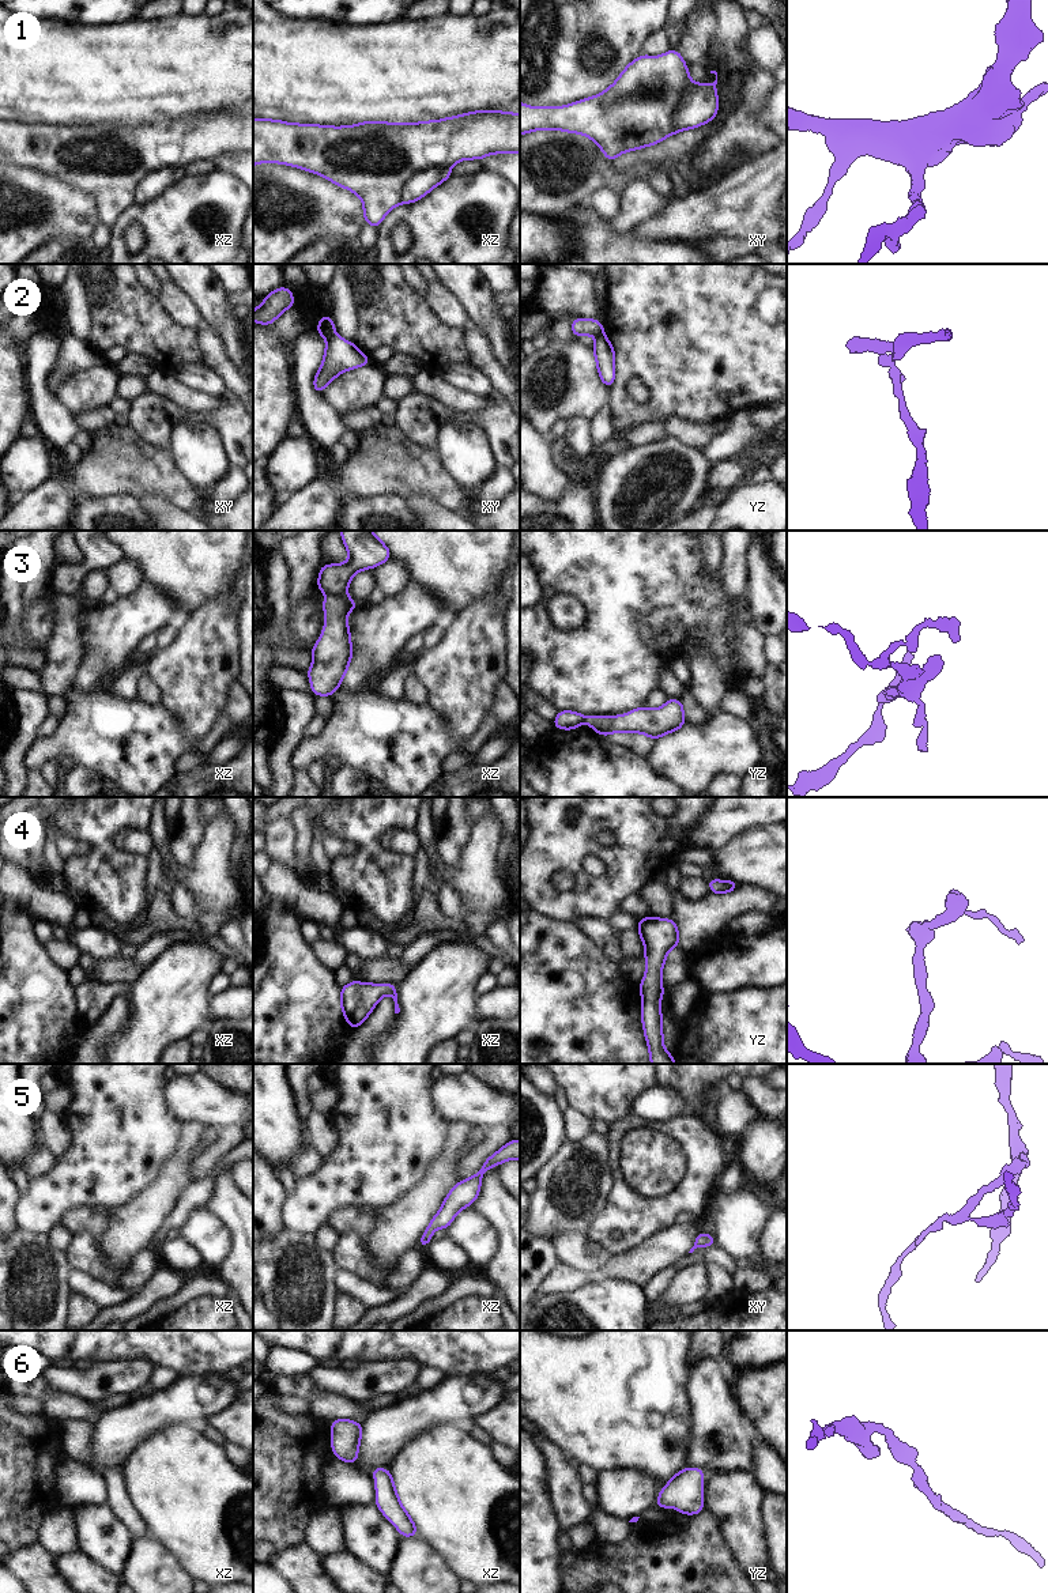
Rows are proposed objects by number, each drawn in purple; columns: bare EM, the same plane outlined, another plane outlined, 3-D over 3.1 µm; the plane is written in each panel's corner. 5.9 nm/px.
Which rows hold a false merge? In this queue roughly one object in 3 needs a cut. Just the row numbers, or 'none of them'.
1, 2, 3

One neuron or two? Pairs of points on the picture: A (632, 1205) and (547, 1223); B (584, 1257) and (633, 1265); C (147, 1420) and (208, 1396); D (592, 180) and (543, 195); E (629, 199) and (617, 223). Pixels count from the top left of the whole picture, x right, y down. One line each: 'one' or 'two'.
A: two
B: two
C: one
D: one
E: one

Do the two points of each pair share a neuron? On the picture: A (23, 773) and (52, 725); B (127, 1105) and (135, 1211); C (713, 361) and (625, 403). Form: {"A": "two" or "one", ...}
{"A": "two", "B": "two", "C": "one"}

